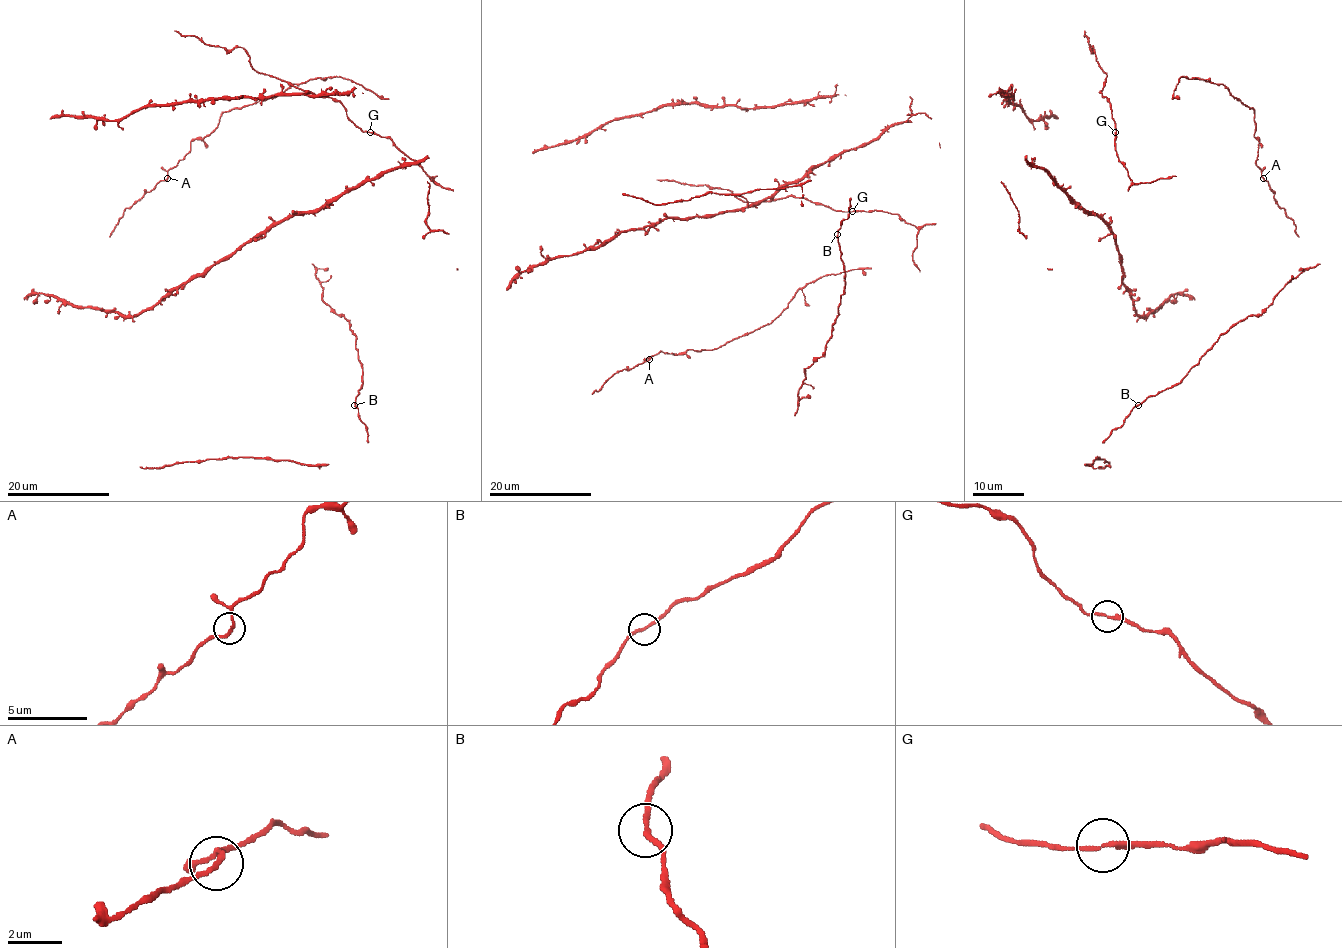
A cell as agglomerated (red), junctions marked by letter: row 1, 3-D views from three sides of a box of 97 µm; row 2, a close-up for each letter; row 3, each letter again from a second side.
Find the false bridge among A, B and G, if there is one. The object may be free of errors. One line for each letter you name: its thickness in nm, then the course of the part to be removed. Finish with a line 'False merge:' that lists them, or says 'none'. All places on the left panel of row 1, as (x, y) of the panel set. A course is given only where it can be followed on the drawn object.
False merge: none

